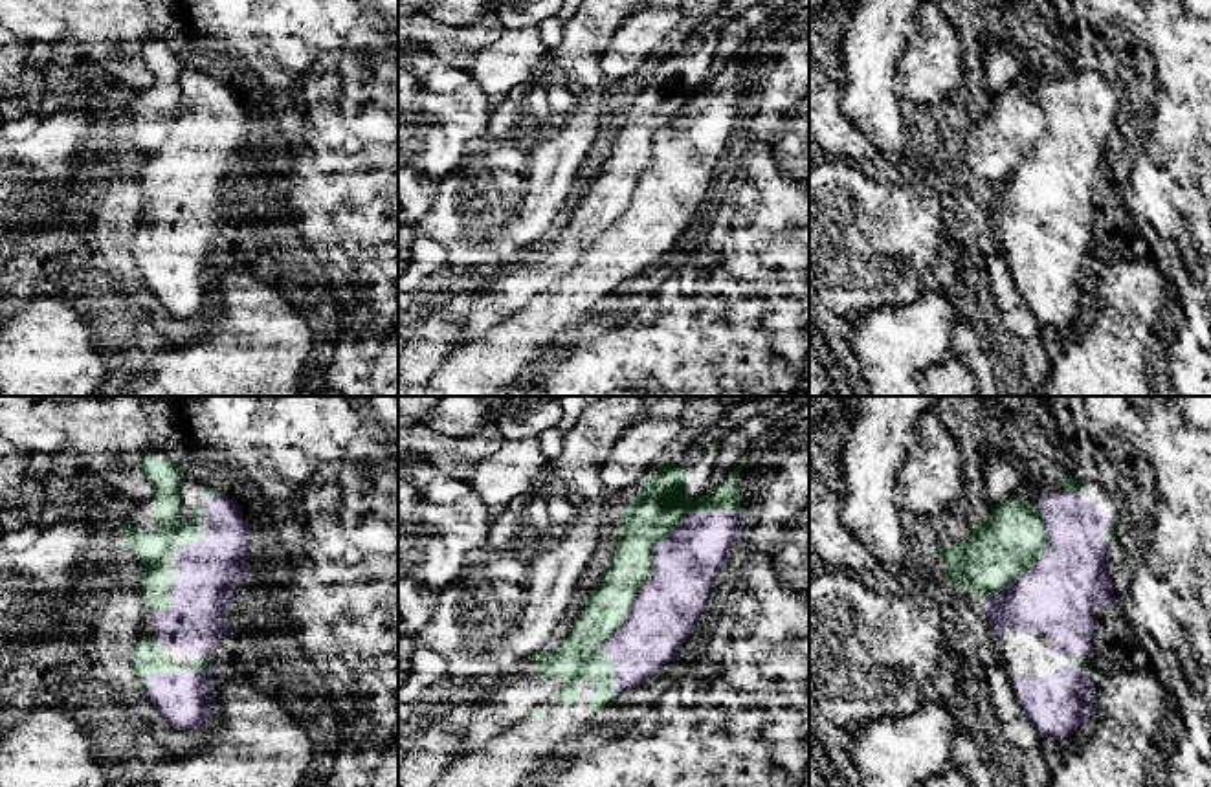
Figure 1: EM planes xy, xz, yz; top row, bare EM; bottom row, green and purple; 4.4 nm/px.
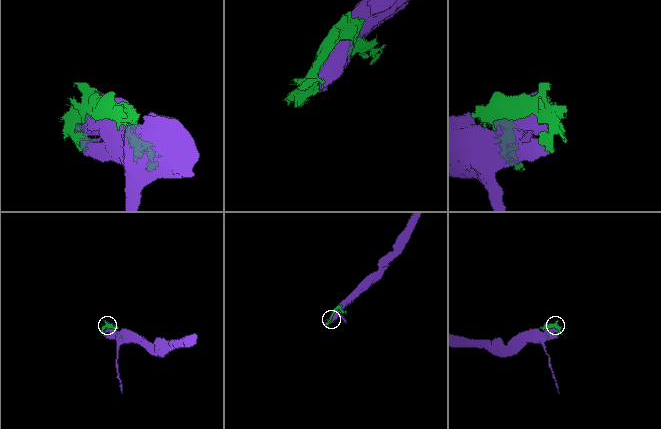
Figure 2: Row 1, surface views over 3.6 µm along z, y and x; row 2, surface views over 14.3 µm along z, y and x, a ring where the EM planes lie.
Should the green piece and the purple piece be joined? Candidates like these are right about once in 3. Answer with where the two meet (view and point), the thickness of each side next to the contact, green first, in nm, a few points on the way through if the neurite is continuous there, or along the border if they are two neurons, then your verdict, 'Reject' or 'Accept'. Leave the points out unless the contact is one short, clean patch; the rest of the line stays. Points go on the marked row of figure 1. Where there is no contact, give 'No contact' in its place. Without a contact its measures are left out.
Touches green at xz (644, 580). Thickness 200 nm (green) against 280 nm. Reject

